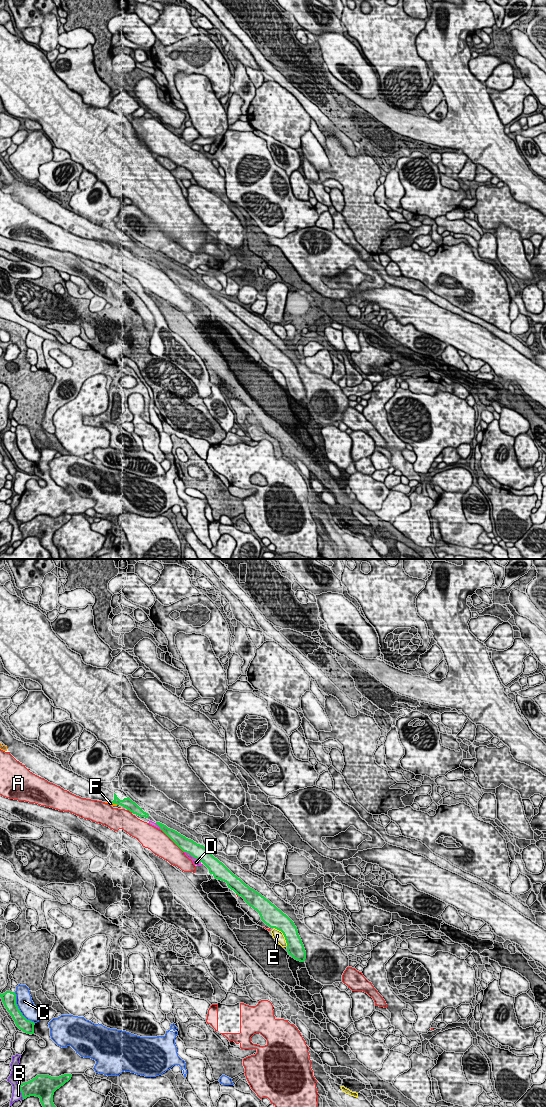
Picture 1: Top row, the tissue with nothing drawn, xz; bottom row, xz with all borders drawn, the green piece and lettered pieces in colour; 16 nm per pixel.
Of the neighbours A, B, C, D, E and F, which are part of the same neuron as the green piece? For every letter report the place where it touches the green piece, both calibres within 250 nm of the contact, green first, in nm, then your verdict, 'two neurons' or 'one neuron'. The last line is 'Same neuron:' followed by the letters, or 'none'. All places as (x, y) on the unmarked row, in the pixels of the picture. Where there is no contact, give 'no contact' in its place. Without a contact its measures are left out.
A: xz (172, 280) | 220/360 nm | two neurons
B: xz (21, 532) | 280/160 nm | two neurons
C: xz (18, 449) | 220/260 nm | two neurons
D: xz (192, 296) | 240/100 nm | two neurons
E: xz (283, 374) | 280/160 nm | two neurons
F: xz (114, 243) | 170/50 nm | two neurons
Same neuron: none

